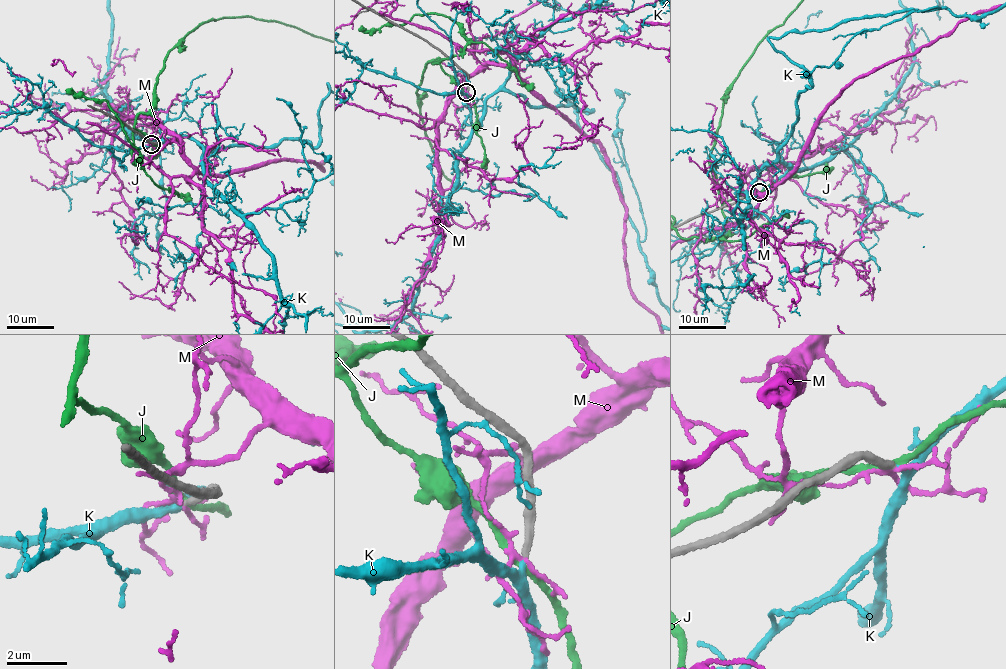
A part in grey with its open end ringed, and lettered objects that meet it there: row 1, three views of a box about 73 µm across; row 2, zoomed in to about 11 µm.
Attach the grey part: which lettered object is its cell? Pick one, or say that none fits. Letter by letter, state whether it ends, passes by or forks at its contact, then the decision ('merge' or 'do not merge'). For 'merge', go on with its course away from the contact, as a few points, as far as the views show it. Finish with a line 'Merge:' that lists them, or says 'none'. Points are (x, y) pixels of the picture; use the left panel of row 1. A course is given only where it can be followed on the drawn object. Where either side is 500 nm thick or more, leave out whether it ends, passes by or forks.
J: it passes by; do not merge
K: it passes by; merge
M: it forks; do not merge
Merge: K

